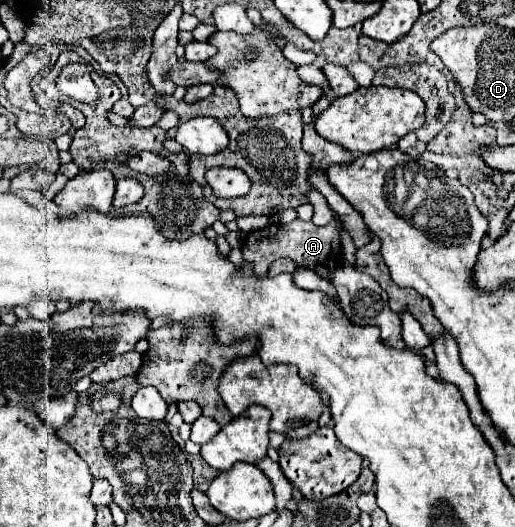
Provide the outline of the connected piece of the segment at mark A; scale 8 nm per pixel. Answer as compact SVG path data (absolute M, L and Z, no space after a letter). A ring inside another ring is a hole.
M298 218L290 224L270 224L266 228L254 230L246 236L246 240L242 244L242 254L244 254L244 260L252 264L252 270L258 276L264 276L274 260L290 258L296 266L310 268L320 278L330 280L332 272L344 262L340 232L338 232L338 222L336 220L332 220L326 226L314 226L312 222L304 222L304 220L298 220Z

